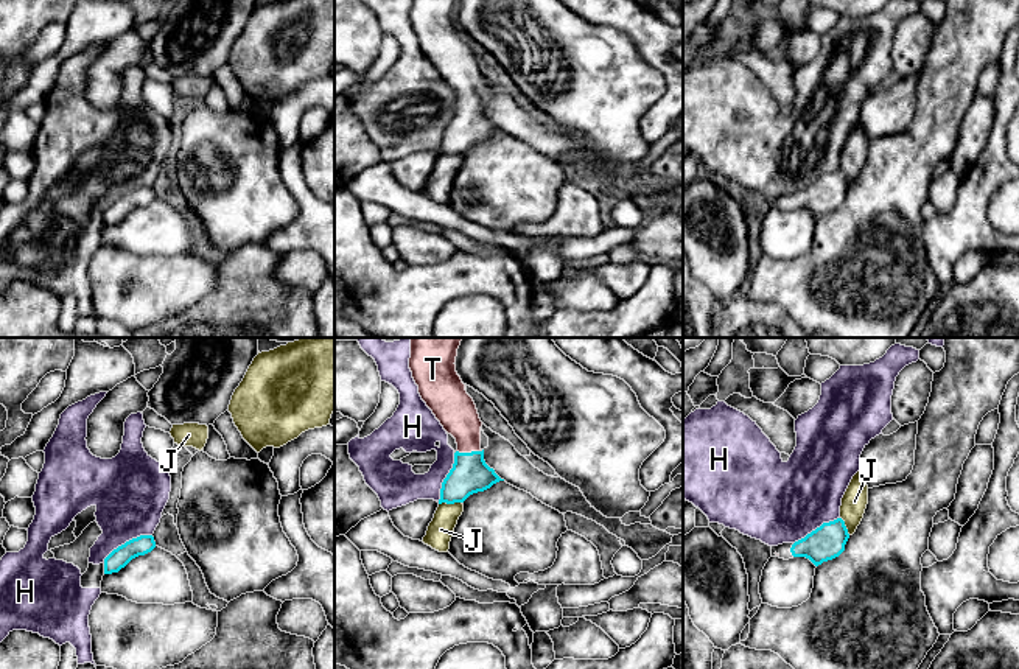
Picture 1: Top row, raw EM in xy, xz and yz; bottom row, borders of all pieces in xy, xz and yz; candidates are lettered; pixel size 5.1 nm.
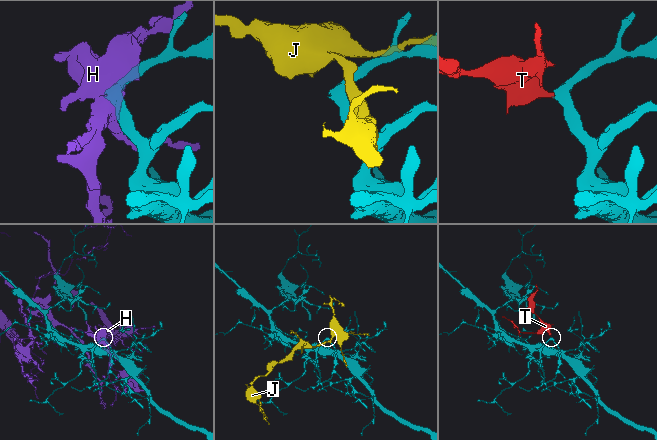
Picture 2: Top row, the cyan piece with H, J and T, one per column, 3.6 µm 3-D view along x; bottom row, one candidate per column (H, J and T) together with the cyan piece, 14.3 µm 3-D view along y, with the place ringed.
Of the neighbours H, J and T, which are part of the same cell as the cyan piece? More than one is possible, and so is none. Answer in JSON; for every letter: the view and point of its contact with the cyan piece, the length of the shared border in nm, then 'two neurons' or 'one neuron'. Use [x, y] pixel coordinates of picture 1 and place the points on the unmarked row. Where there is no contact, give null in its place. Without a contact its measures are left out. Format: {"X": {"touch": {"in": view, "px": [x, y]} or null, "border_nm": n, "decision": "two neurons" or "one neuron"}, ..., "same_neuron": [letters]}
{"H": {"touch": {"in": "xy", "px": [126, 193]}, "border_nm": 300, "decision": "two neurons"}, "J": {"touch": {"in": "xz", "px": [450, 154]}, "border_nm": 120, "decision": "two neurons"}, "T": {"touch": {"in": "xz", "px": [469, 105]}, "border_nm": 140, "decision": "one neuron"}, "same_neuron": ["T"]}

